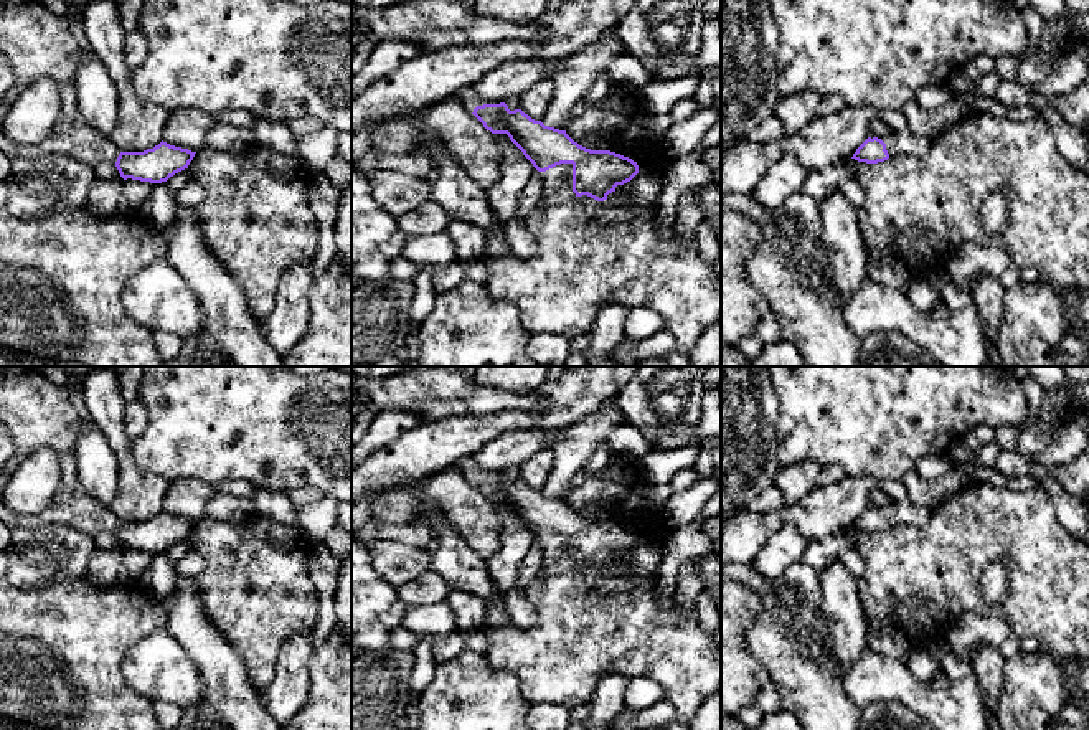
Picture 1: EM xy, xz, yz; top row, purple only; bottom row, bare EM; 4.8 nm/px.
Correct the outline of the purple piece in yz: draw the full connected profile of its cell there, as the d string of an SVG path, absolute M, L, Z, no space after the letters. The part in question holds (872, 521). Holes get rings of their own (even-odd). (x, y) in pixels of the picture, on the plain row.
M903 500L879 507L868 507L851 529L866 533L878 533L896 527L921 527L932 517L932 509Z

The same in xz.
M474 457L452 466L492 504L507 504L543 548L541 571L564 573L587 565L597 571L624 568L617 555L630 552L639 535L610 520L591 520L574 512L566 500L544 495L505 472L485 474Z

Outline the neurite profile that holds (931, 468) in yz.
M947 454L926 456L916 466L916 472L926 481L937 481L947 476L950 469L952 462Z

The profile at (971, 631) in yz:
M969 613L957 619L945 639L955 656L972 662L972 657L980 646L1000 646L1011 634L1010 624L1002 618L985 618Z

